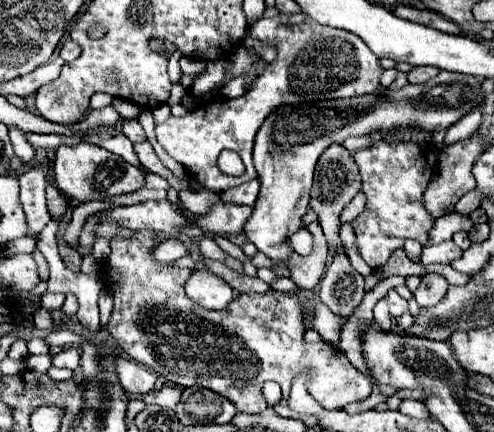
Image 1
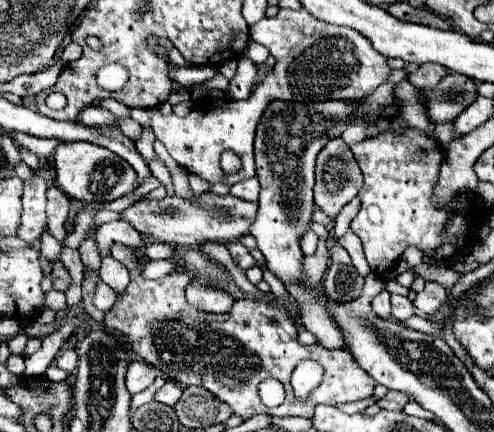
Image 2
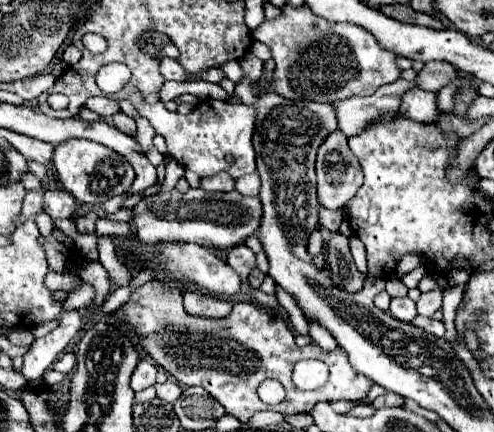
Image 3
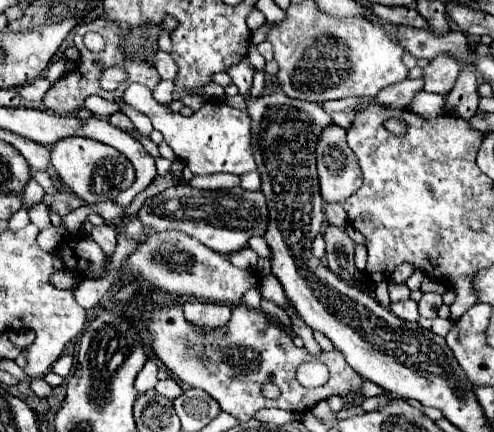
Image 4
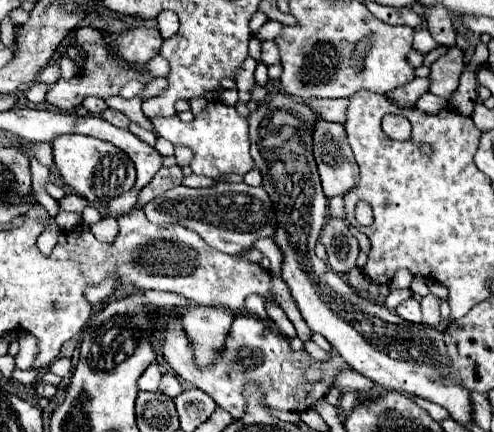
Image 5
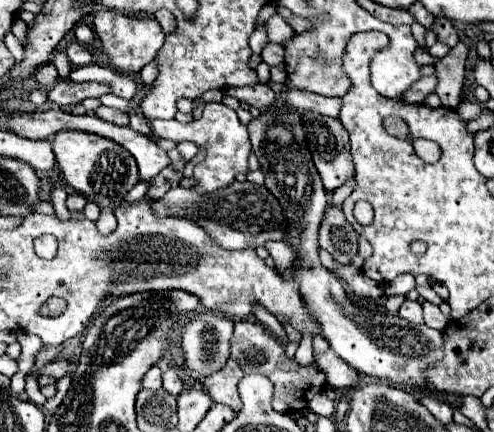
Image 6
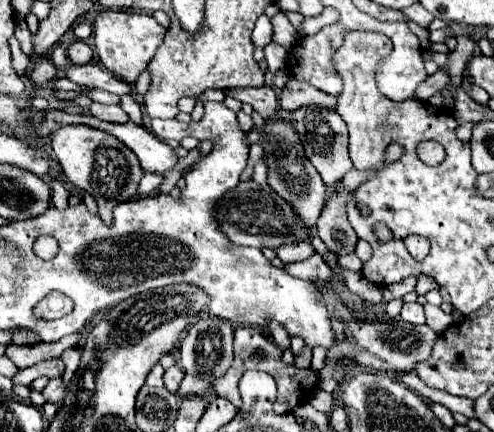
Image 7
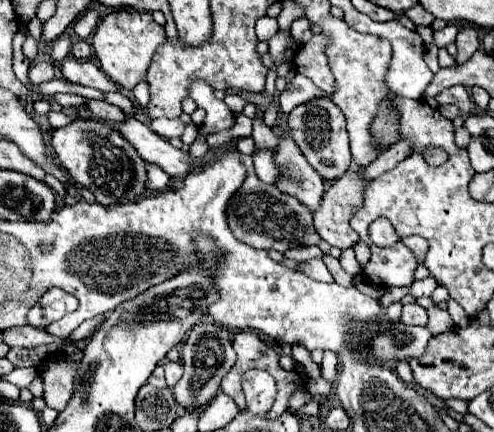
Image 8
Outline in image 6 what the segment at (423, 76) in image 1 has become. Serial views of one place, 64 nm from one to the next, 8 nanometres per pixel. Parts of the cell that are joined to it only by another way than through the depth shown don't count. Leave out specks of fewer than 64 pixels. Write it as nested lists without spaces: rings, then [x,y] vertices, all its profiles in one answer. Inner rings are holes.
[[[458,42],[444,58],[440,58],[434,68],[436,68],[436,94],[440,96],[442,104],[446,108],[458,108],[460,96],[462,96],[462,84],[464,84],[464,64],[466,64],[468,48],[466,44]]]

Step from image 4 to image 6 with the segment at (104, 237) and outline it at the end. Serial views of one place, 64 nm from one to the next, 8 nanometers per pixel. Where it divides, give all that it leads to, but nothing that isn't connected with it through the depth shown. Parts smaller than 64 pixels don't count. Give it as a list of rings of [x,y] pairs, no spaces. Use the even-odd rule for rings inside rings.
[[[62,130],[52,140],[52,150],[56,156],[56,162],[68,182],[74,190],[90,198],[100,206],[100,218],[96,222],[96,228],[102,236],[108,236],[112,230],[116,230],[116,216],[114,206],[126,196],[126,192],[138,182],[138,168],[136,160],[128,150],[124,150],[120,144],[88,134],[88,132],[76,132],[76,130]]]

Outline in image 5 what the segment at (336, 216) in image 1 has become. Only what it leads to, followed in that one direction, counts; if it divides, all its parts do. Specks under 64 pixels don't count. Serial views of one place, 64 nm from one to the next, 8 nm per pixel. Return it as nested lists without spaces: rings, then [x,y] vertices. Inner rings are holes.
[[[318,120],[314,128],[314,158],[326,198],[344,196],[356,186],[358,168],[342,124]]]

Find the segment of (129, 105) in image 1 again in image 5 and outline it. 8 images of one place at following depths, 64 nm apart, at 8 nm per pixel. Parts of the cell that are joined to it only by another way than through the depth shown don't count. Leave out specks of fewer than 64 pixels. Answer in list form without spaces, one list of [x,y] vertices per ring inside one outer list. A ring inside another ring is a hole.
[[[96,96],[86,98],[86,100],[84,100],[84,106],[86,106],[86,108],[88,108],[88,112],[90,112],[90,114],[94,114],[94,116],[96,116],[96,114],[102,114],[102,112],[104,112],[104,108],[108,108],[108,106],[104,104],[104,100],[102,100],[102,98],[96,98]]]

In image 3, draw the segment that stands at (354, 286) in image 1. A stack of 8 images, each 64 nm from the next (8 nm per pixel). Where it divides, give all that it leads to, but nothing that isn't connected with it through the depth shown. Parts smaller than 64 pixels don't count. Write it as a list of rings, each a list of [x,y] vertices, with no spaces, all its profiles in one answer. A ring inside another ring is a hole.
[[[332,232],[328,240],[328,264],[330,264],[330,278],[332,284],[344,288],[346,292],[358,292],[364,284],[364,274],[358,272],[354,266],[348,238],[340,232]]]

